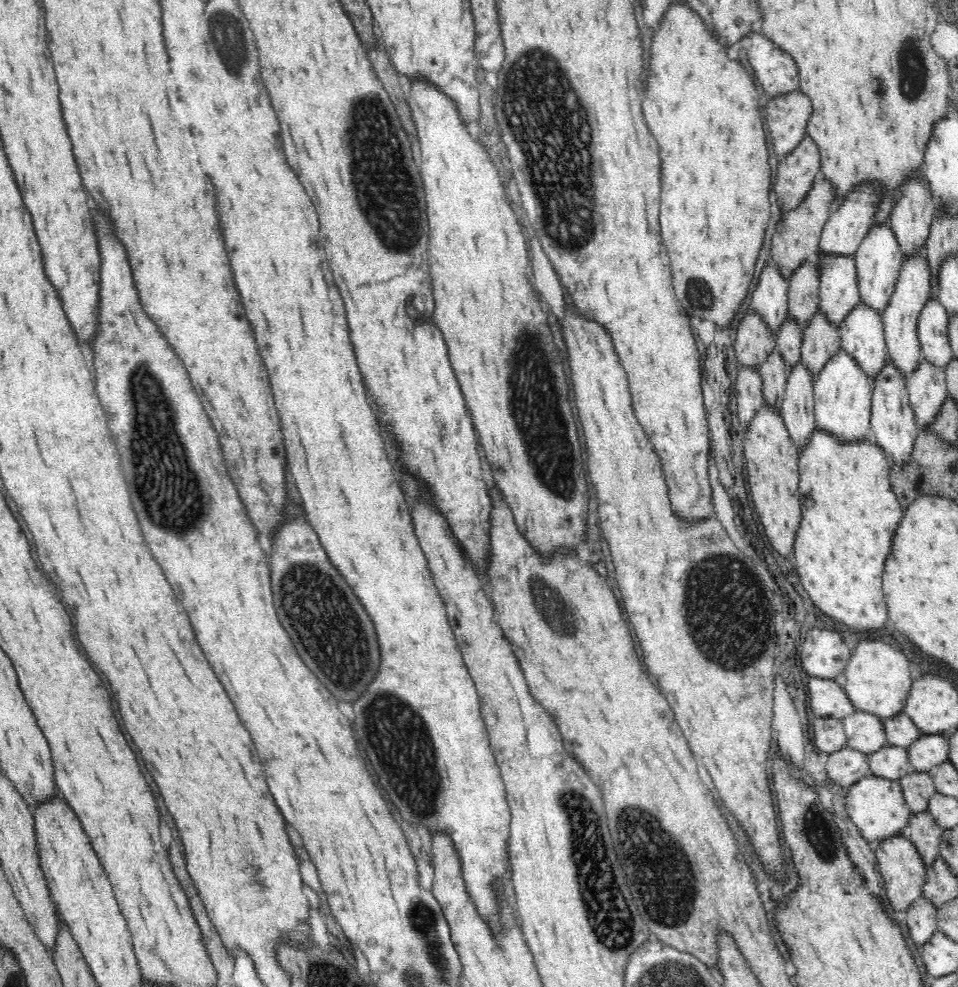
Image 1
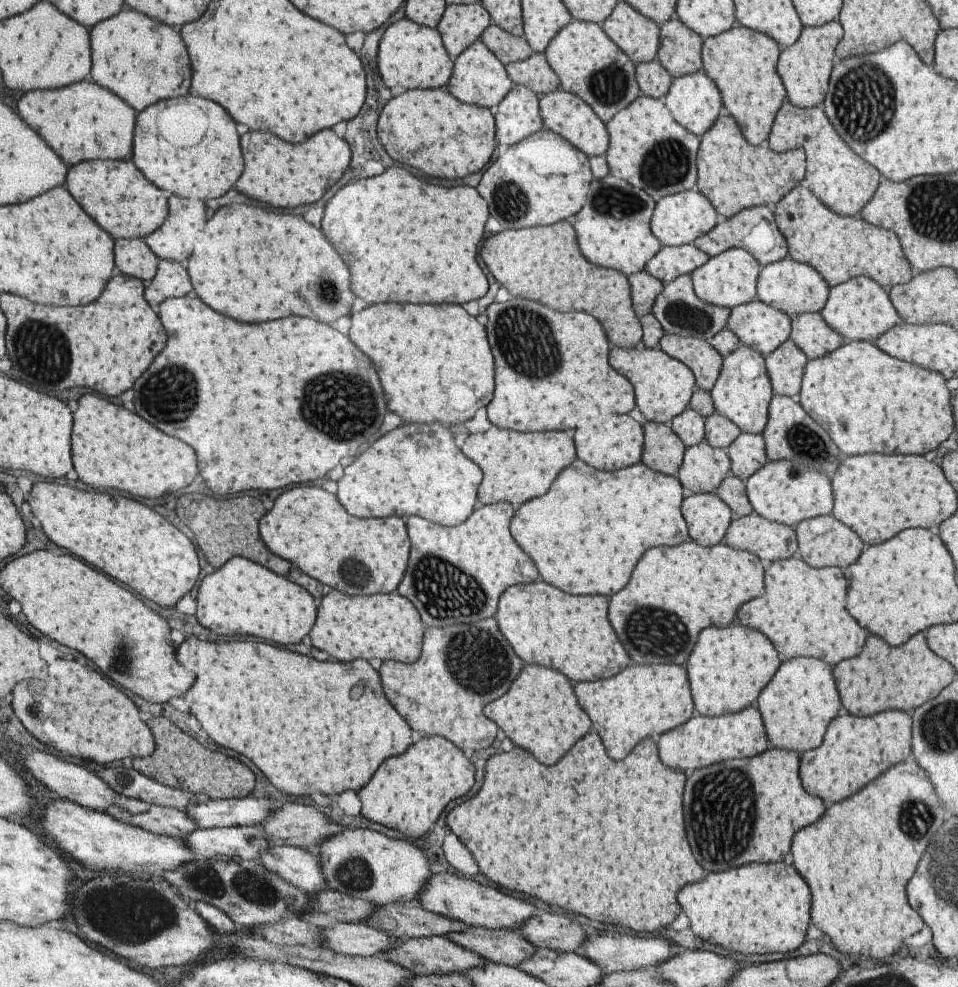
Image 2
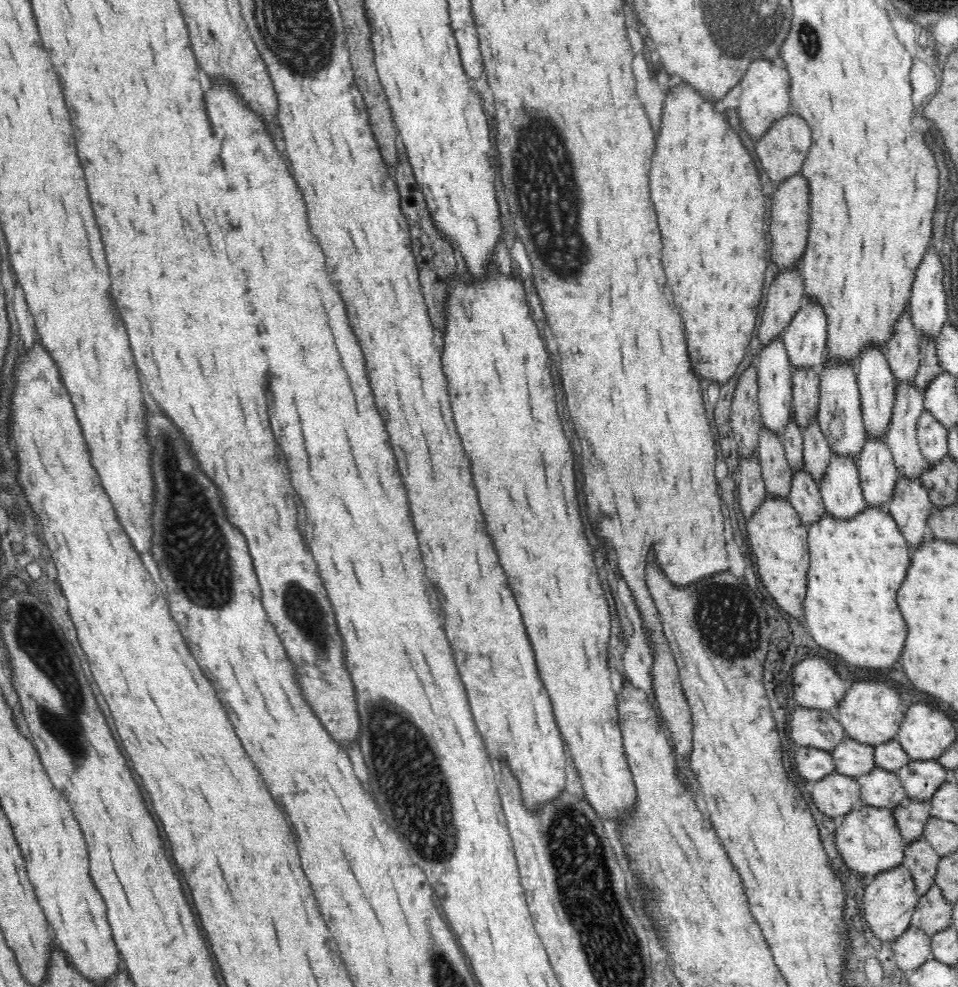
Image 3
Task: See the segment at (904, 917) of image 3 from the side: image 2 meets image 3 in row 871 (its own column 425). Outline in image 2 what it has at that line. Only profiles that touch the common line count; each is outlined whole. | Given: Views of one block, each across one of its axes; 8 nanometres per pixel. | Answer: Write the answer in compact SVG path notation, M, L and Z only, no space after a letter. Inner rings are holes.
M447 872L430 877L415 903L420 904L424 910L431 913L460 921L466 926L485 929L518 931L525 921L538 913L531 902L525 902L521 898L513 898L509 894L501 894L495 888L484 886L484 883L479 884L468 877L459 879L455 874Z

